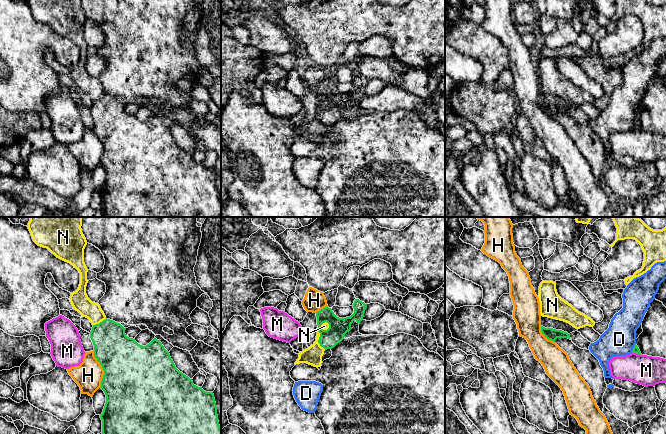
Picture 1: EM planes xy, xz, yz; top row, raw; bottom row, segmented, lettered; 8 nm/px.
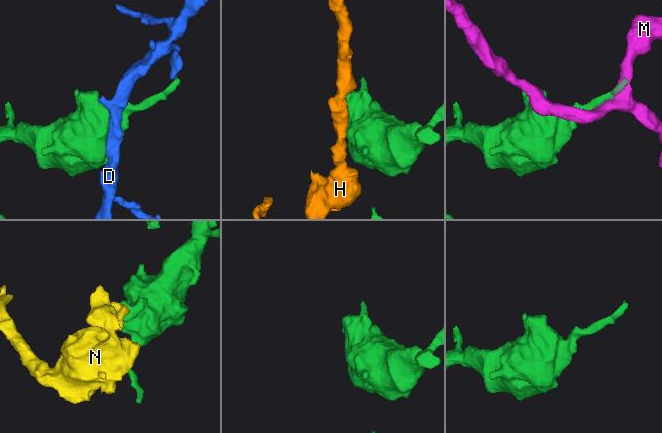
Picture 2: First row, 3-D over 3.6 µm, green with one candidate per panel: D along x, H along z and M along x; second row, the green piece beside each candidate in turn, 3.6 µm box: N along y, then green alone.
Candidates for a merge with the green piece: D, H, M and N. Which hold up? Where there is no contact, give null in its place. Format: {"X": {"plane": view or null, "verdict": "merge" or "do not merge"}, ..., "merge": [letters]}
{"D": {"plane": "yz", "verdict": "do not merge"}, "H": {"plane": "xy", "verdict": "do not merge"}, "M": {"plane": "yz", "verdict": "do not merge"}, "N": {"plane": "xz", "verdict": "do not merge"}, "merge": []}

